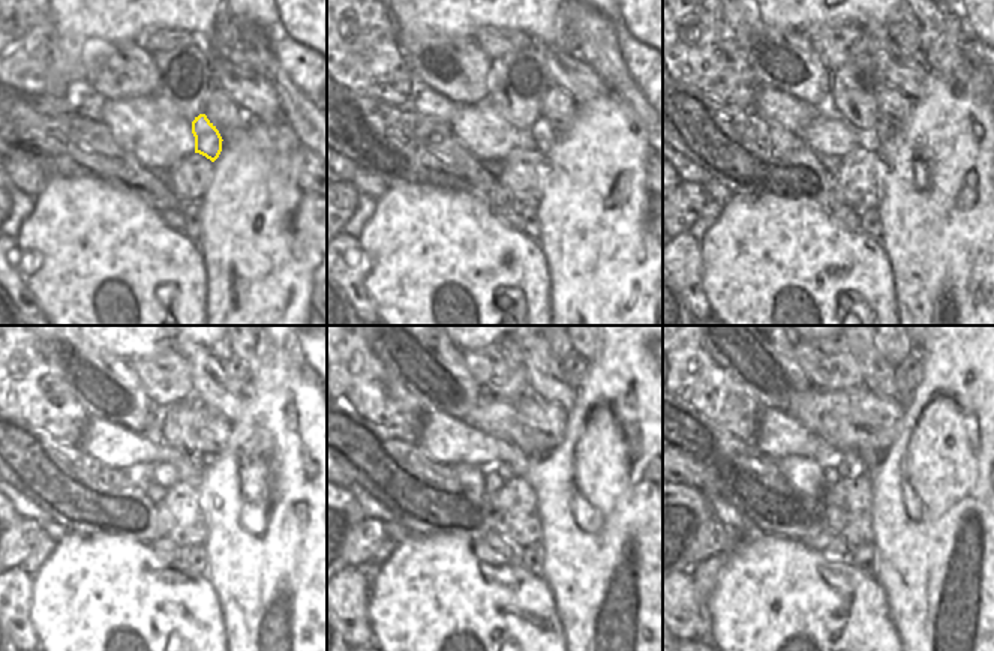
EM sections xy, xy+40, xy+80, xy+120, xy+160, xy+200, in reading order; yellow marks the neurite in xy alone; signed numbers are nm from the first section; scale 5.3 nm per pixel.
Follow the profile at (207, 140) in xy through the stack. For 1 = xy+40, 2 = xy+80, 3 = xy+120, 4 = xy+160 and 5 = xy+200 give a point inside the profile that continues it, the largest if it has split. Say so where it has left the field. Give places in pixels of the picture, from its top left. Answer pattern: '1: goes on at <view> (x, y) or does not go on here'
1: goes on at xy+40 (541, 132)
2: goes on at xy+80 (882, 131)
3: goes on at xy+120 (207, 459)
4: goes on at xy+160 (535, 456)
5: goes on at xy+200 (870, 458)

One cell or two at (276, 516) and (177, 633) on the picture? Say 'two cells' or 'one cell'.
two cells

